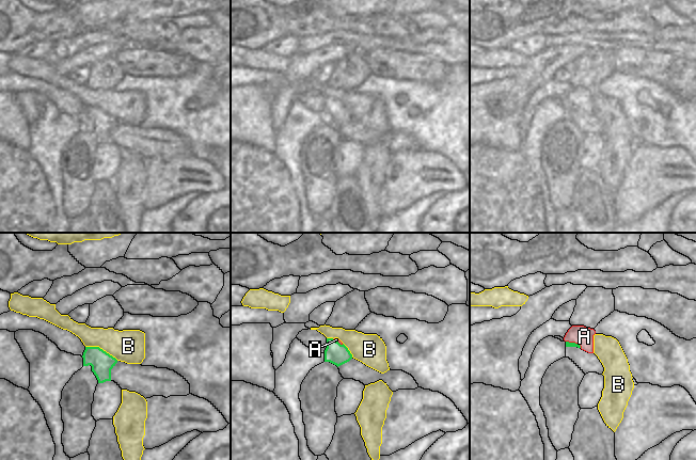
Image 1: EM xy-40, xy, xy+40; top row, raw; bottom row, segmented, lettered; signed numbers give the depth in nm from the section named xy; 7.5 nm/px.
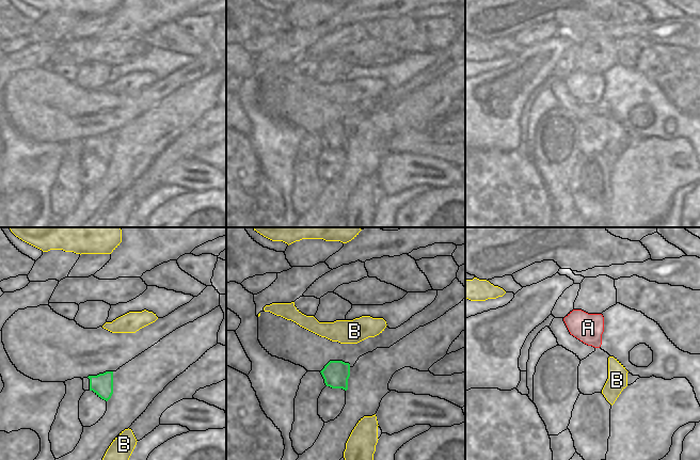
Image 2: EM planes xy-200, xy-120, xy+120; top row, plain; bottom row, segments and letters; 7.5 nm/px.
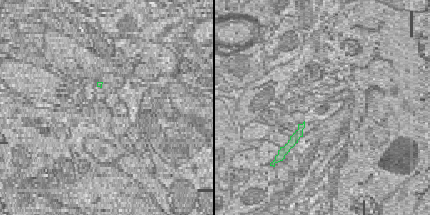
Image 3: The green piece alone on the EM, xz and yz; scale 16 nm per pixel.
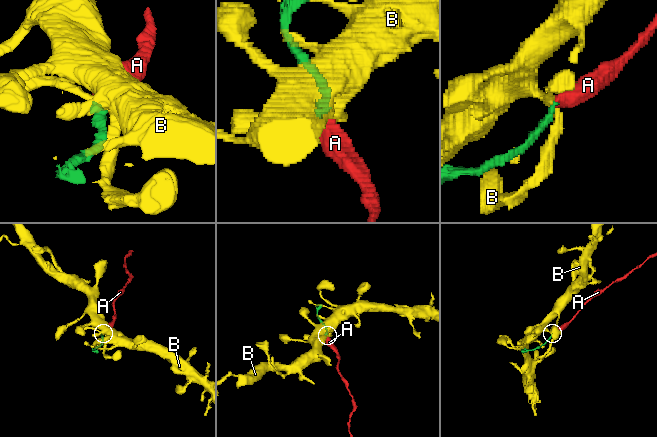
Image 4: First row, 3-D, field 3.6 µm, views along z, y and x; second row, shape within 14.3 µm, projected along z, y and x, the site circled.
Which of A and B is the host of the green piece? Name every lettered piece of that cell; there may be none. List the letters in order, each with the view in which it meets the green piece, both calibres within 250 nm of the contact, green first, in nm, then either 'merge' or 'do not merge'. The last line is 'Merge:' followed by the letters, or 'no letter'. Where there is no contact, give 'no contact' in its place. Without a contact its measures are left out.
A: xy+40 | 40/140 nm | merge
B: xy-40 | 170/240 nm | do not merge
Merge: A

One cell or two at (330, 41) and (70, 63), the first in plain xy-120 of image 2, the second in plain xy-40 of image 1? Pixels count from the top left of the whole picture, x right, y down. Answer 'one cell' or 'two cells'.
one cell

